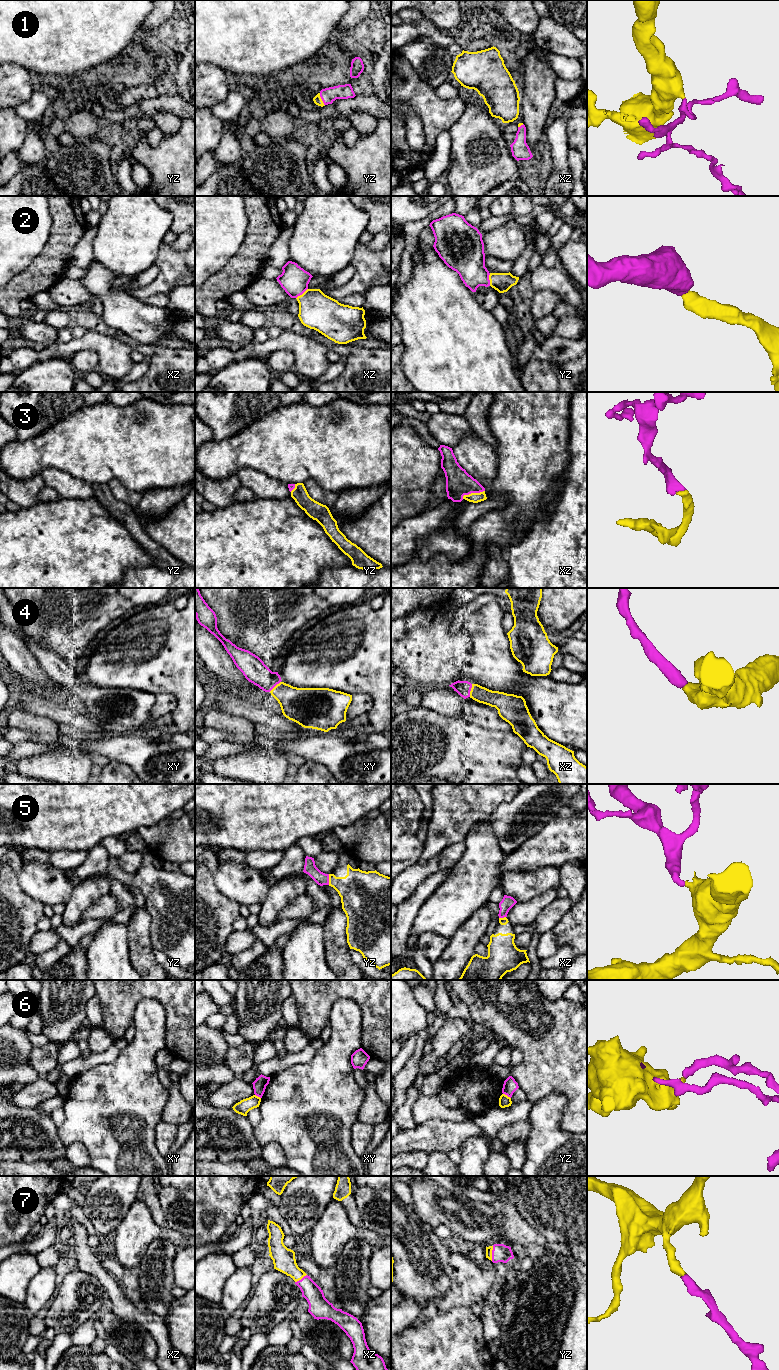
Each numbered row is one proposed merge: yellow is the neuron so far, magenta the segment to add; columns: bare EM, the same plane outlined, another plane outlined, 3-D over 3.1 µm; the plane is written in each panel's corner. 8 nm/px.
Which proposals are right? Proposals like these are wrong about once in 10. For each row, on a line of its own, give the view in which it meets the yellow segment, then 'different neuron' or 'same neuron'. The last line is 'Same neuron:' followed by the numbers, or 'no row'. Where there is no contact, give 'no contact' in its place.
1: meets yellow in yz; same neuron
2: meets yellow in yz; same neuron
3: meets yellow in xz; same neuron
4: meets yellow in xz; same neuron
5: meets yellow in yz; same neuron
6: meets yellow in yz; different neuron
7: meets yellow in yz; same neuron
Same neuron: 1, 2, 3, 4, 5, 7

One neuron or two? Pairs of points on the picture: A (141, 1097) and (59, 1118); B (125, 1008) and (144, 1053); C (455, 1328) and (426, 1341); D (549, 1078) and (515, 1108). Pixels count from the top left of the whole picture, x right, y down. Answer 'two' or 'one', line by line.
A: two
B: two
C: one
D: two

